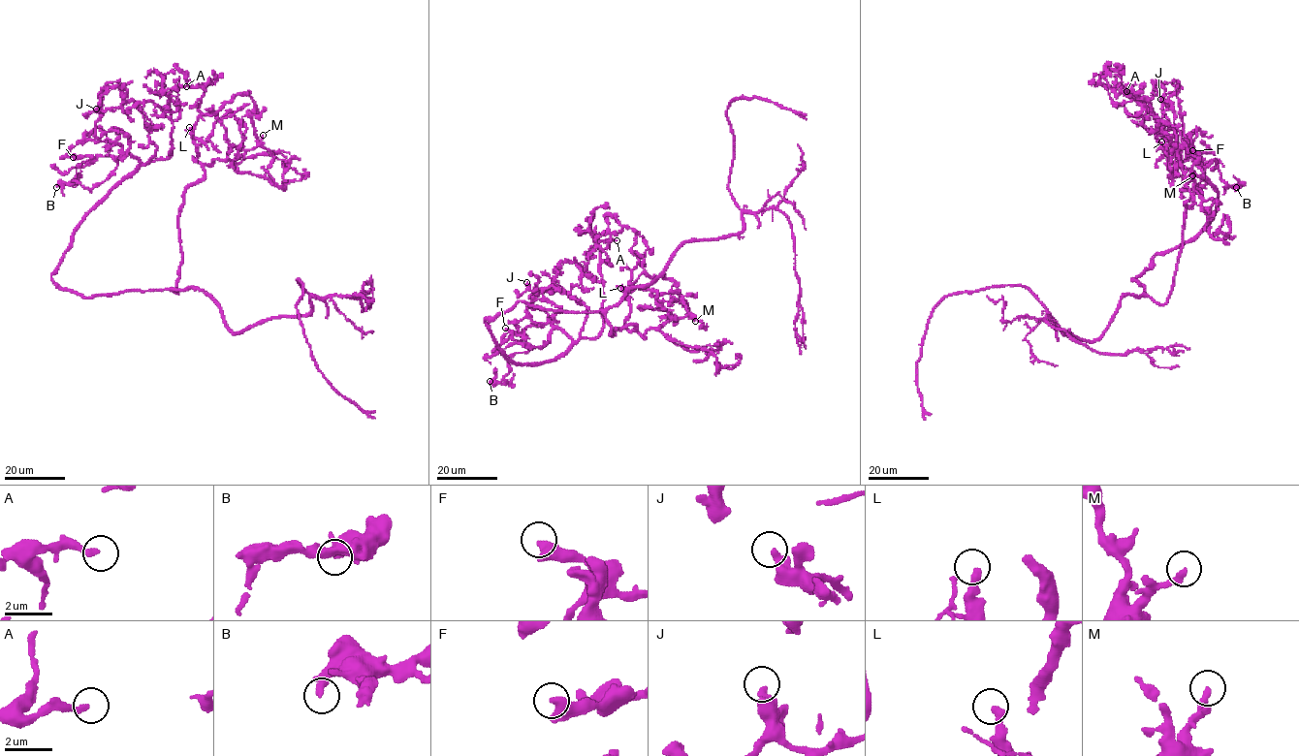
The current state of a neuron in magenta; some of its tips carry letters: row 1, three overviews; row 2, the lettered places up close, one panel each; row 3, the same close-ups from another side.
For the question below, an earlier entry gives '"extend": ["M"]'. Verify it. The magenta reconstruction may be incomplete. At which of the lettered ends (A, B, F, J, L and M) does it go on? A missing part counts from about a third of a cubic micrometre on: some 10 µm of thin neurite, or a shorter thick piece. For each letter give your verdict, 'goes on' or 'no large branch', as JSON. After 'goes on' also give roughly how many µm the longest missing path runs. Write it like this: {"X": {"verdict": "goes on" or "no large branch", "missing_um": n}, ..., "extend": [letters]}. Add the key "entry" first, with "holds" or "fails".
{"entry": "holds", "A": {"verdict": "no large branch"}, "B": {"verdict": "no large branch"}, "F": {"verdict": "no large branch"}, "J": {"verdict": "no large branch"}, "L": {"verdict": "no large branch"}, "M": {"verdict": "goes on", "missing_um": 15}, "extend": ["M"]}

